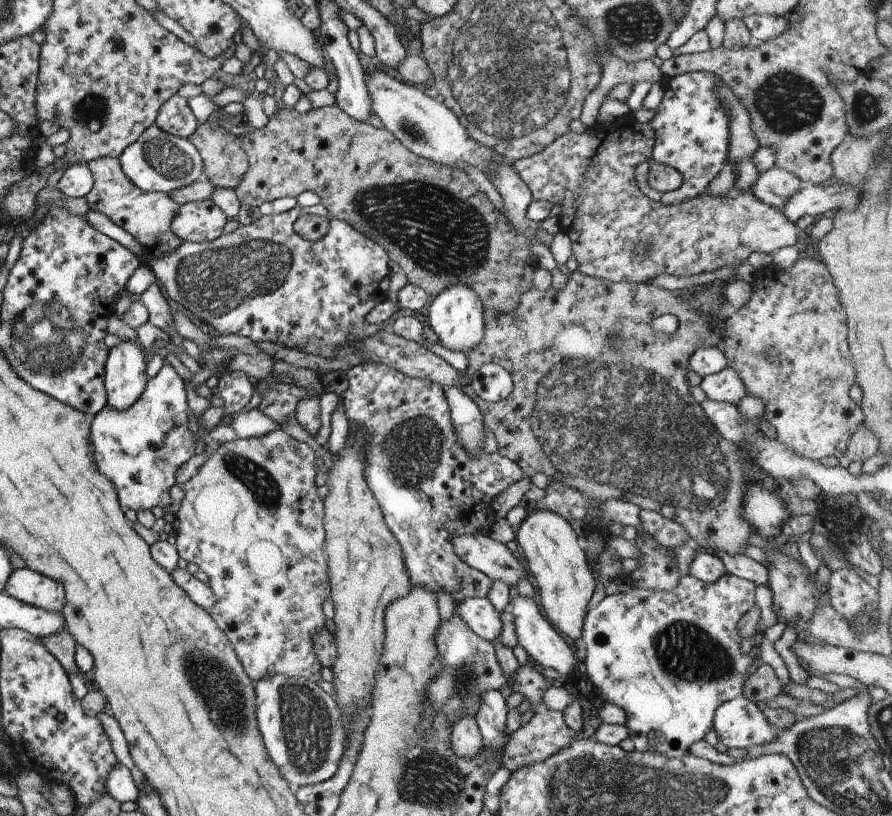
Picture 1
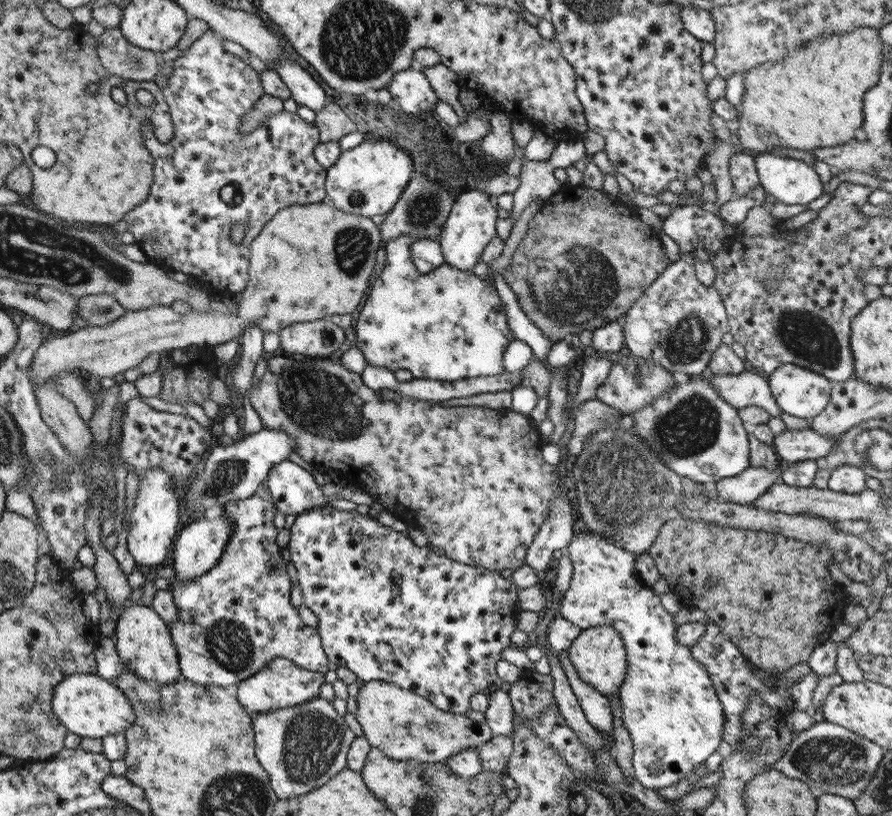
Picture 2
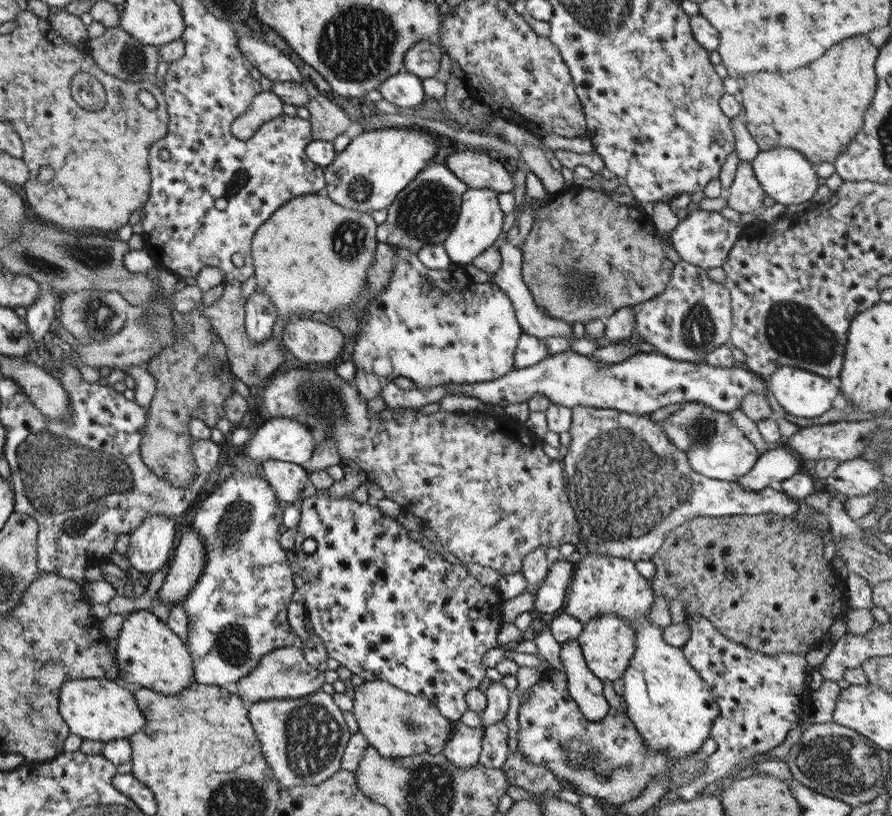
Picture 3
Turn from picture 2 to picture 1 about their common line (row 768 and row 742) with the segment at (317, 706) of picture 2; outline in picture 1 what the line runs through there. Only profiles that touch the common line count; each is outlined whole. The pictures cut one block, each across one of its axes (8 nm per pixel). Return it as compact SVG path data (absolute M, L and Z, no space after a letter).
M277 673L254 683L254 707L264 749L293 794L298 786L314 785L335 774L345 736L331 695L306 678Z

